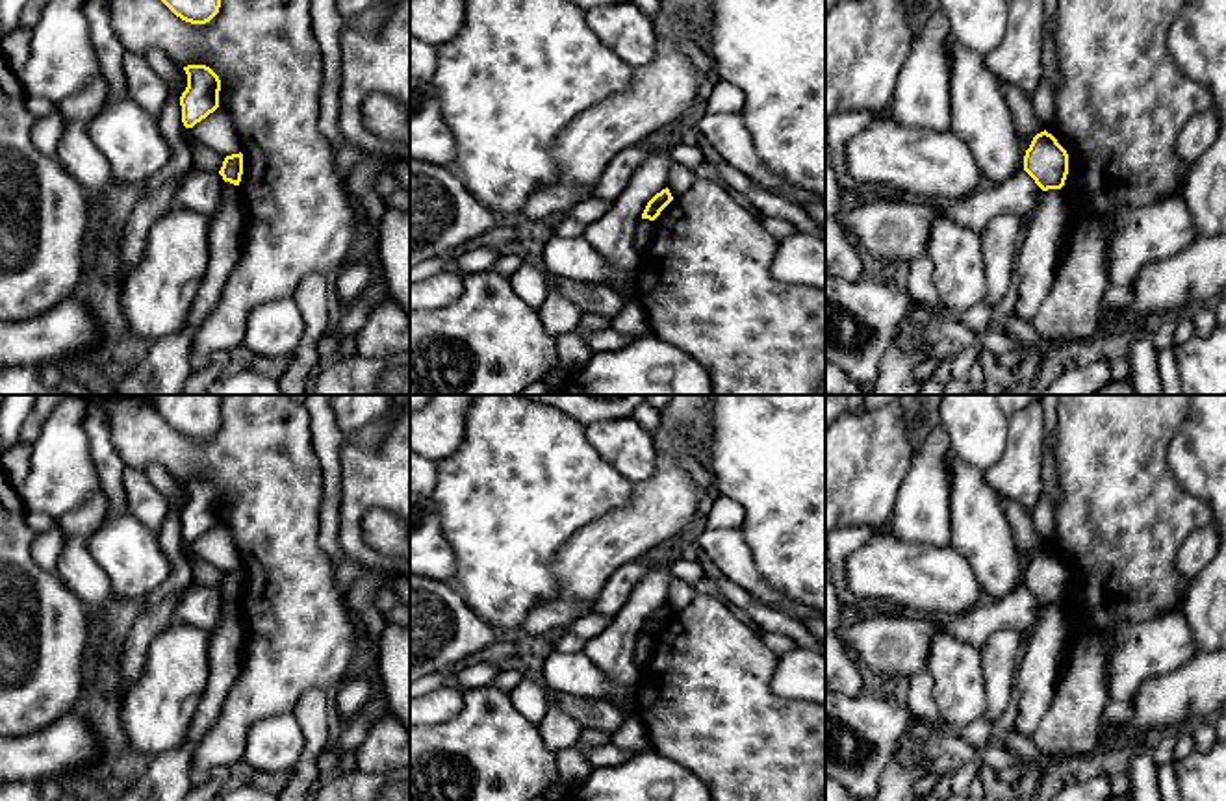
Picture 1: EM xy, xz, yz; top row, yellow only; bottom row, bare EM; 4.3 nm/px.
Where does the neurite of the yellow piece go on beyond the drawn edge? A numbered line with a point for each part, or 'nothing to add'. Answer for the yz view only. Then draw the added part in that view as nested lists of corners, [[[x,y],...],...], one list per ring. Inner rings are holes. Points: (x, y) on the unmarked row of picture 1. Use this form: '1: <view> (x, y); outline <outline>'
nothing to add

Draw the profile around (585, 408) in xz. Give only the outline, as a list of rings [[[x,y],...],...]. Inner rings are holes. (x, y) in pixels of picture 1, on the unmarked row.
[[[517,395],[527,400],[549,404],[560,413],[588,426],[607,419],[627,419],[647,395]]]

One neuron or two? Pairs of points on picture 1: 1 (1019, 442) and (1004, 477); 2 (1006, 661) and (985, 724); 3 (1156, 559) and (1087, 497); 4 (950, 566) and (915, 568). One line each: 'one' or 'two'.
1: one
2: one
3: one
4: one

